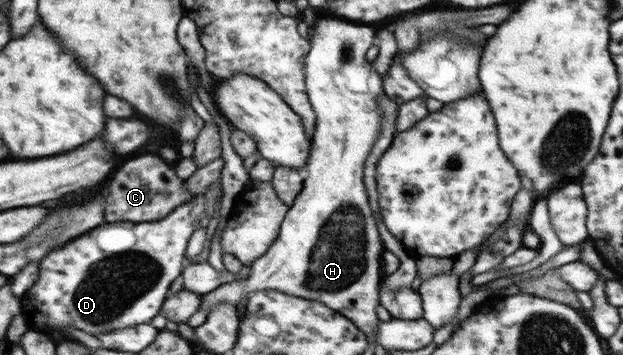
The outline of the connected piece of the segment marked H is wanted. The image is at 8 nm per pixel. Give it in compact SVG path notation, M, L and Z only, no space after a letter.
M321 17L315 23L315 33L311 35L312 52L305 60L304 73L307 79L309 101L316 111L316 127L312 135L310 156L306 162L307 177L301 192L290 205L280 227L280 235L269 251L255 260L249 275L243 280L219 285L214 291L201 296L201 309L207 316L217 305L231 303L239 305L251 293L262 290L279 290L281 293L321 301L329 309L337 310L350 318L366 335L375 337L379 319L375 309L379 307L379 283L381 283L381 253L383 243L377 233L375 221L367 201L368 191L363 187L363 165L377 145L383 110L379 108L379 97L383 97L383 79L374 69L373 63L365 58L365 53L376 43L375 29L361 33L355 23Z

